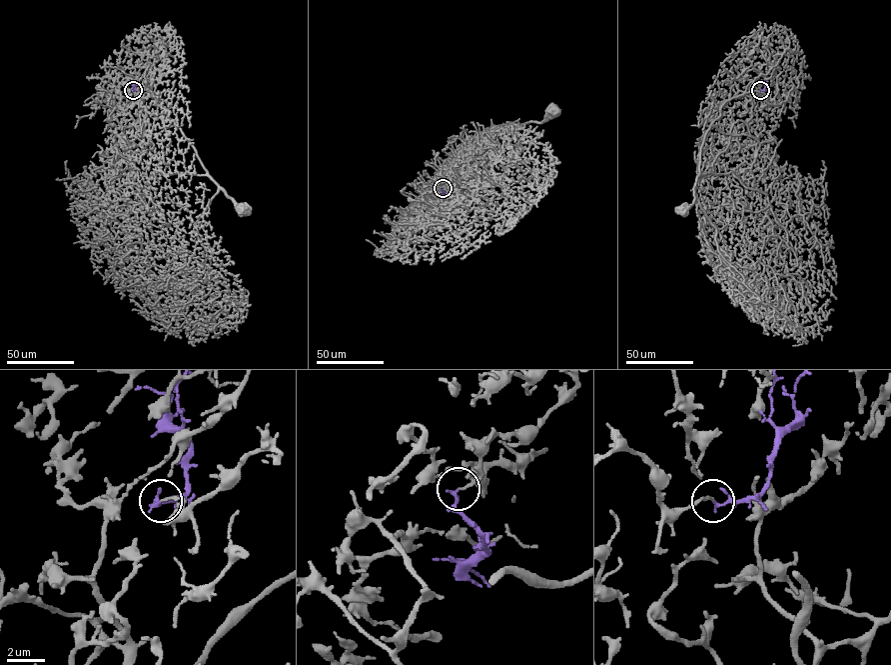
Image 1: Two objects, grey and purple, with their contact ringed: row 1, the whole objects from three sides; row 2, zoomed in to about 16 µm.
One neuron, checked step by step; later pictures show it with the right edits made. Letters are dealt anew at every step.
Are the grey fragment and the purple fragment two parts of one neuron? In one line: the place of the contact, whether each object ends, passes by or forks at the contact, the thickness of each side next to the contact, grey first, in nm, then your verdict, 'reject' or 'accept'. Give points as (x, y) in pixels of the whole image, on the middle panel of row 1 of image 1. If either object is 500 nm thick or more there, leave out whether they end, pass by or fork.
at (443, 188); grey ends there; purple passes by; 130 nm thick on the grey side, 110 nm on the other; reject

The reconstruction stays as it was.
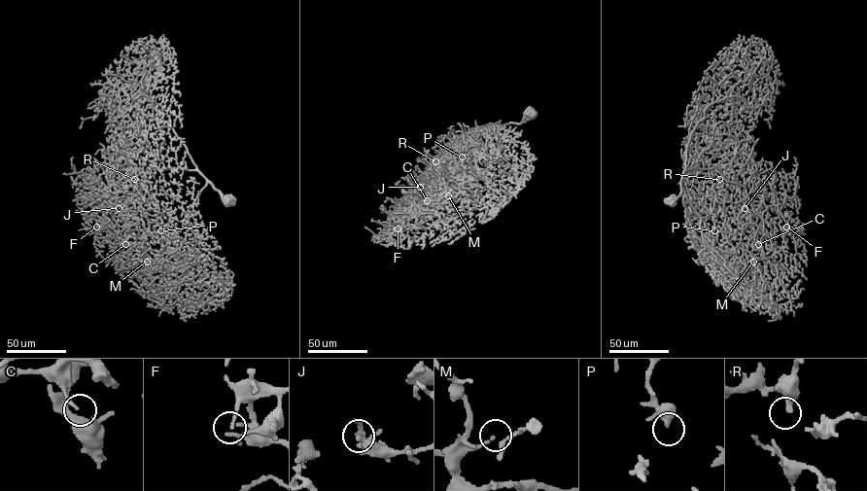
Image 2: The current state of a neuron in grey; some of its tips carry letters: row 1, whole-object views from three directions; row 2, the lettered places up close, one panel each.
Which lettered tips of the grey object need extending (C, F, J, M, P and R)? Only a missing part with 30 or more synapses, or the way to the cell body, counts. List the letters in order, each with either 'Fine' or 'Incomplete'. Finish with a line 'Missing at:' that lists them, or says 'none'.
C: Fine
F: Fine
J: Fine
M: Fine
P: Fine
R: Fine
Missing at: none

